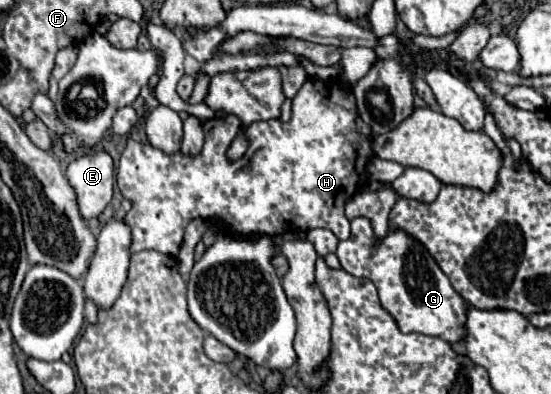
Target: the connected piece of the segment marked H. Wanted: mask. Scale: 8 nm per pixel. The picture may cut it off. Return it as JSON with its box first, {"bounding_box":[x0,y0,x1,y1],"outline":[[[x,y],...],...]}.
{"bounding_box":[118,77,372,255],"outline":[[[308,77],[306,83],[300,87],[300,91],[296,93],[296,97],[292,99],[292,117],[290,121],[280,121],[280,119],[268,119],[264,121],[264,127],[252,127],[250,133],[248,133],[248,151],[236,159],[236,161],[230,161],[226,157],[226,151],[232,143],[232,139],[242,131],[242,121],[236,117],[236,115],[226,115],[226,117],[214,117],[210,121],[206,121],[206,141],[204,141],[204,147],[202,147],[202,153],[198,157],[184,157],[182,153],[174,153],[174,155],[168,155],[168,153],[162,153],[160,149],[154,149],[152,145],[142,145],[142,143],[136,143],[132,139],[128,139],[128,145],[120,157],[120,163],[118,163],[118,189],[122,191],[122,195],[126,199],[130,199],[134,203],[132,211],[126,213],[126,223],[132,227],[132,247],[130,251],[132,253],[138,253],[138,251],[144,251],[144,249],[154,249],[154,251],[160,251],[164,255],[178,255],[180,251],[180,245],[182,245],[182,237],[184,237],[184,229],[186,225],[190,223],[190,219],[196,219],[196,217],[202,217],[202,219],[218,219],[222,221],[222,225],[226,229],[230,229],[232,233],[238,233],[238,235],[244,235],[244,237],[250,237],[250,235],[282,235],[282,233],[290,233],[290,231],[308,231],[308,229],[316,229],[316,227],[324,227],[324,229],[330,229],[334,231],[334,235],[338,239],[346,239],[350,237],[350,221],[346,219],[344,215],[344,205],[348,201],[350,195],[354,195],[356,191],[360,191],[368,179],[366,175],[366,163],[370,161],[372,157],[372,131],[370,127],[360,119],[358,115],[358,109],[356,109],[356,99],[354,99],[354,93],[352,89],[348,89],[340,79],[316,79],[316,77]]]}

